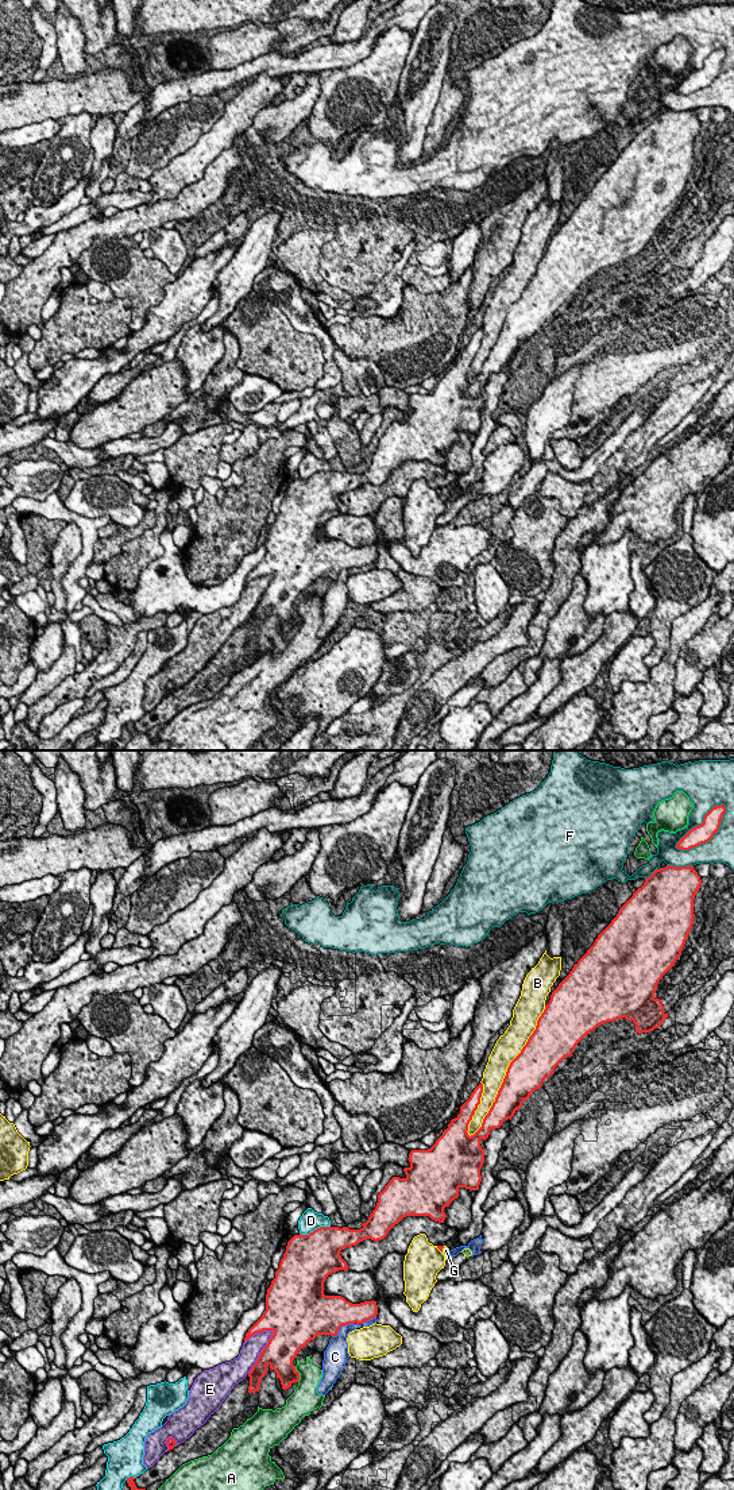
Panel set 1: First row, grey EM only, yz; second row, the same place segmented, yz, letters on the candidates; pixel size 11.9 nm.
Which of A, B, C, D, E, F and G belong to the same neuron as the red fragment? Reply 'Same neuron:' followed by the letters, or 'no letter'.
Same neuron: A

